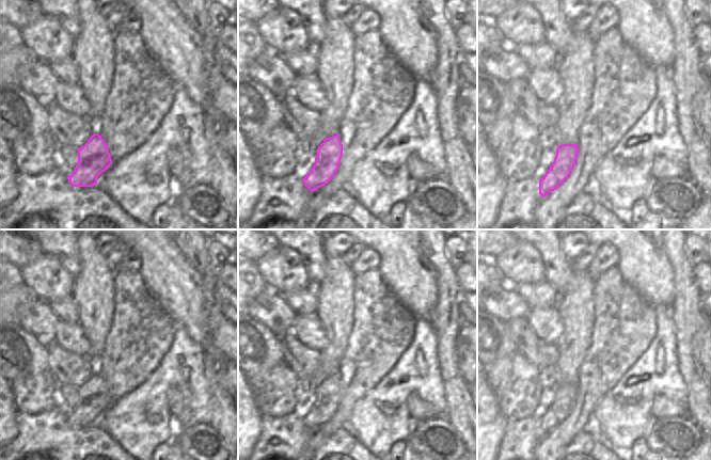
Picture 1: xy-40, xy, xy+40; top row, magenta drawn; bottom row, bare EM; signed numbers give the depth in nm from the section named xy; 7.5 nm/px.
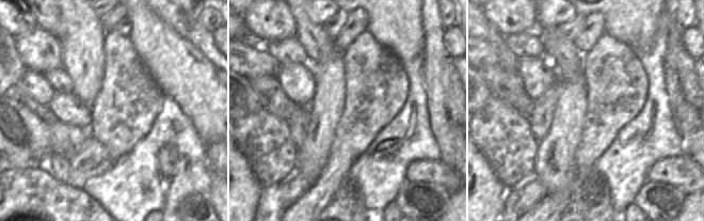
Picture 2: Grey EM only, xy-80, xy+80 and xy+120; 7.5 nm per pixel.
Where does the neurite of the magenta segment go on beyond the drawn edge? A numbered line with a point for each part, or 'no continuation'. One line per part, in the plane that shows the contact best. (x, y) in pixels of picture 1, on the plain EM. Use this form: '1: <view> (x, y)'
no continuation

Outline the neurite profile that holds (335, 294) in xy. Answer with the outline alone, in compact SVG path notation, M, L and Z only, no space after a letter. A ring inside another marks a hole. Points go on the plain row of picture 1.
M327 256L326 265L328 267L326 277L315 285L315 292L319 301L317 314L328 337L328 346L321 351L321 368L326 377L331 377L338 372L338 365L353 327L353 280L356 274L342 257Z

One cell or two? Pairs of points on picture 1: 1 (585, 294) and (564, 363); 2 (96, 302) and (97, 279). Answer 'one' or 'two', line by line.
1: one
2: one

